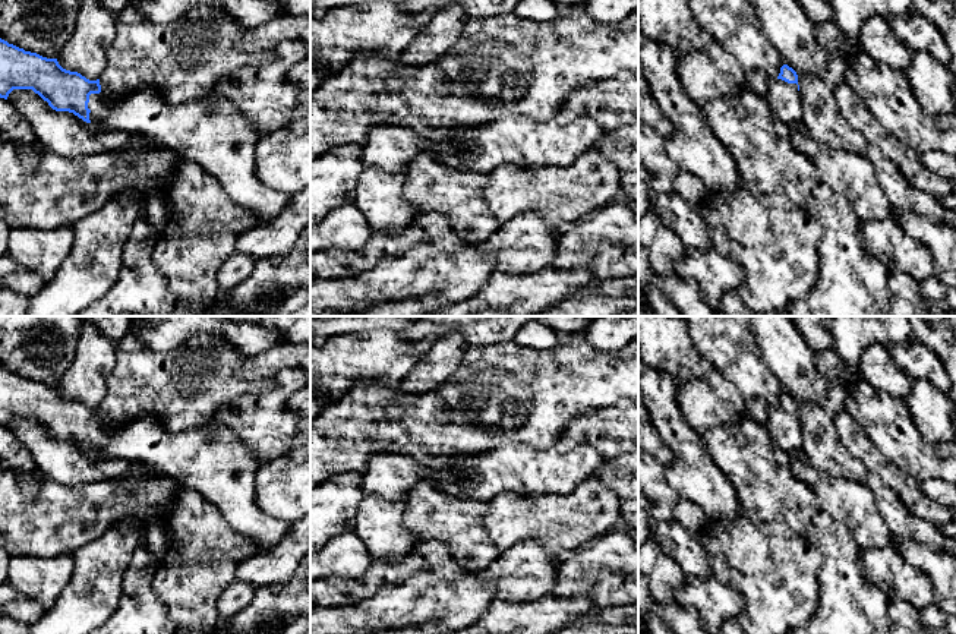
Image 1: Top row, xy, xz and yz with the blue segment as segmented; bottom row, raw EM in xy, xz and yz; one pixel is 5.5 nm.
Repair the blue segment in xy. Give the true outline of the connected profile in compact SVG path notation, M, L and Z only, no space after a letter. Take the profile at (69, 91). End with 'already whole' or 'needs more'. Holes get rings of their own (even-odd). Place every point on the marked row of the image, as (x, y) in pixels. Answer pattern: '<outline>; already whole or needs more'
M0 38L0 98L13 89L32 89L56 111L69 111L104 132L143 136L174 152L180 161L199 164L215 177L228 198L258 217L258 224L272 221L291 196L266 187L256 174L255 146L261 138L256 126L228 100L209 94L179 105L167 102L157 89L139 89L130 95L104 97L100 79L89 81L63 69L57 59L25 51Z; needs more

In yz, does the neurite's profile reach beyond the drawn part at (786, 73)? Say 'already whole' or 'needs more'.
needs more

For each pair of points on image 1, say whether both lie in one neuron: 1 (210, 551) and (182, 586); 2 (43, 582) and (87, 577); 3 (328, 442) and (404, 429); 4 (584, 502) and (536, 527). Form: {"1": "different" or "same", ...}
{"1": "same", "2": "different", "3": "same", "4": "same"}

